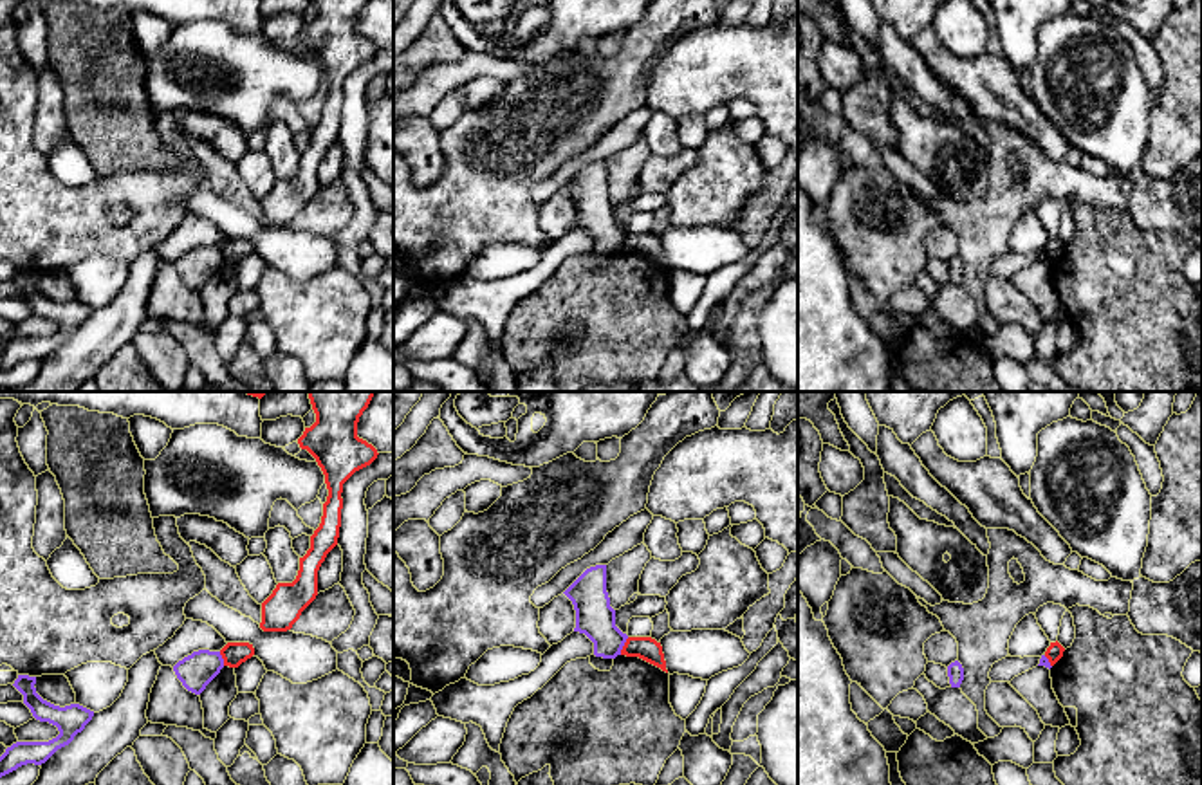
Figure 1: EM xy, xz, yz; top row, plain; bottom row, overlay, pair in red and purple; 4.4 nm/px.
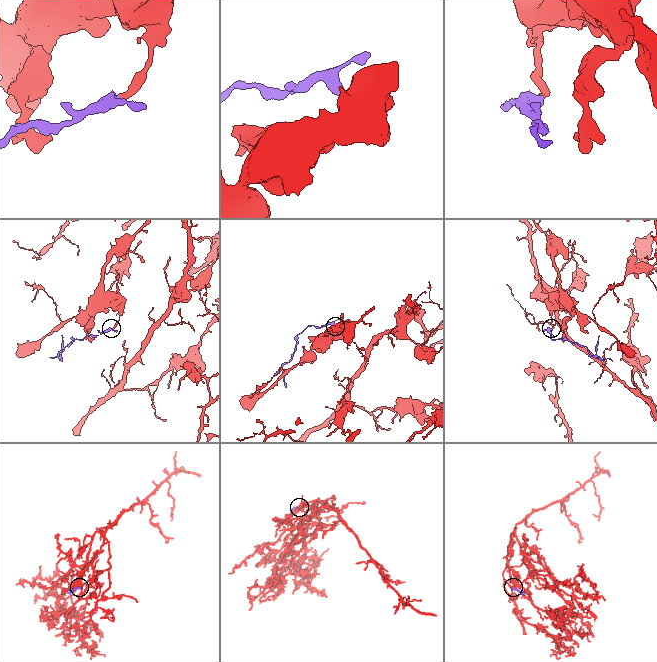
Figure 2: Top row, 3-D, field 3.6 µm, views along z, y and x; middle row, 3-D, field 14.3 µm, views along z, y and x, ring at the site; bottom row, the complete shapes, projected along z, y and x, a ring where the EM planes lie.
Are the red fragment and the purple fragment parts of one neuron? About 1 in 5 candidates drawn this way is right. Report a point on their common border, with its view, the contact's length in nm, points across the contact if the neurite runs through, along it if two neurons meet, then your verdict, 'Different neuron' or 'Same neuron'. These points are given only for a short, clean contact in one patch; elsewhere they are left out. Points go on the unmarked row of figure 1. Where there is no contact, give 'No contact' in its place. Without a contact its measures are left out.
Touches red at xz (623, 242). Shared border 90 nm. Boundary: xz (628, 233), (619, 249). Different neuron

